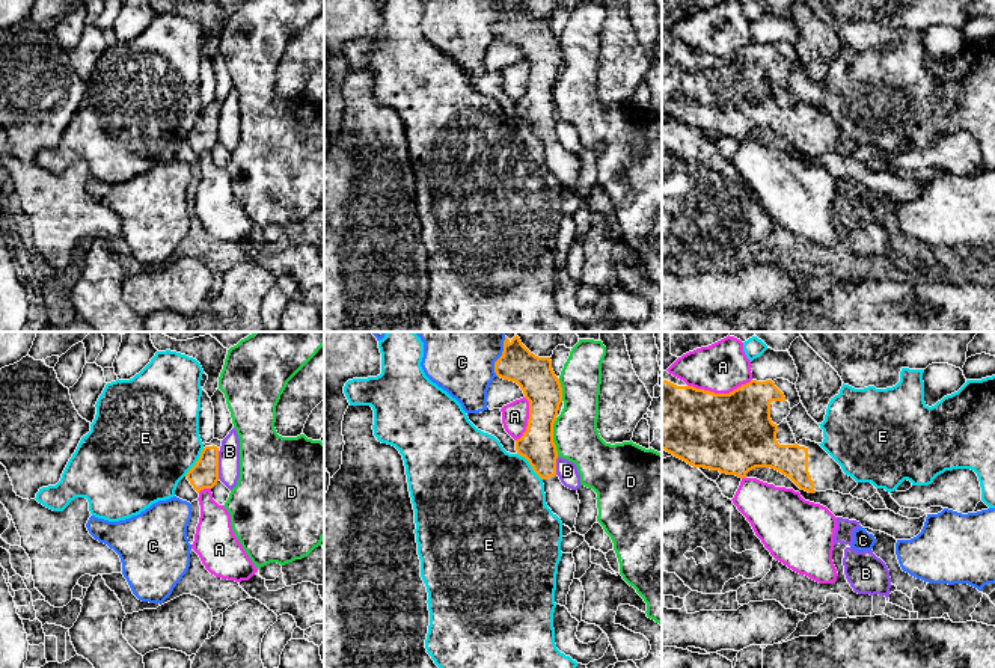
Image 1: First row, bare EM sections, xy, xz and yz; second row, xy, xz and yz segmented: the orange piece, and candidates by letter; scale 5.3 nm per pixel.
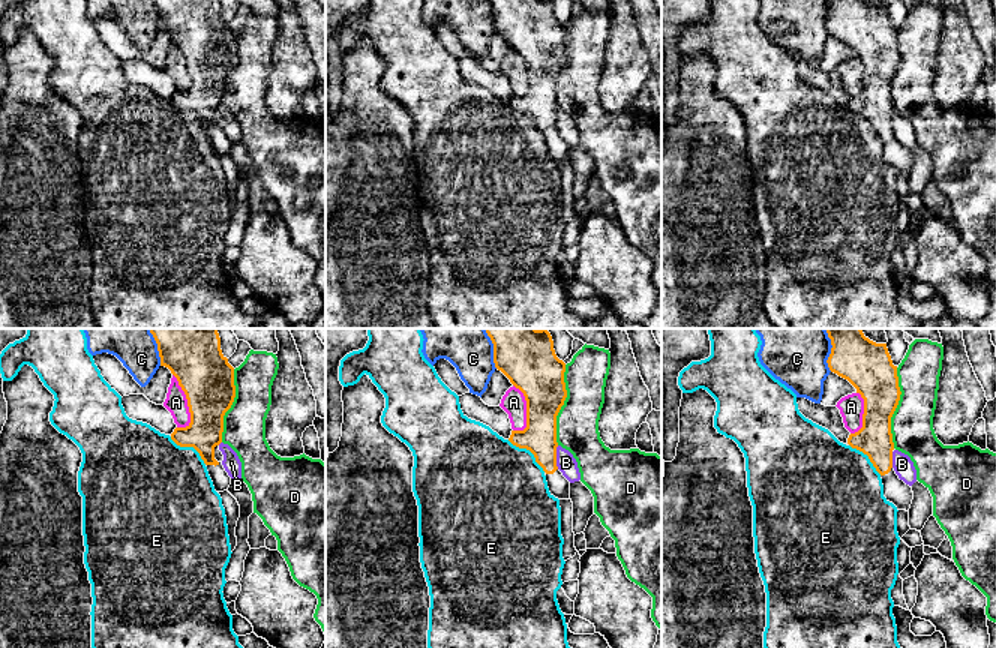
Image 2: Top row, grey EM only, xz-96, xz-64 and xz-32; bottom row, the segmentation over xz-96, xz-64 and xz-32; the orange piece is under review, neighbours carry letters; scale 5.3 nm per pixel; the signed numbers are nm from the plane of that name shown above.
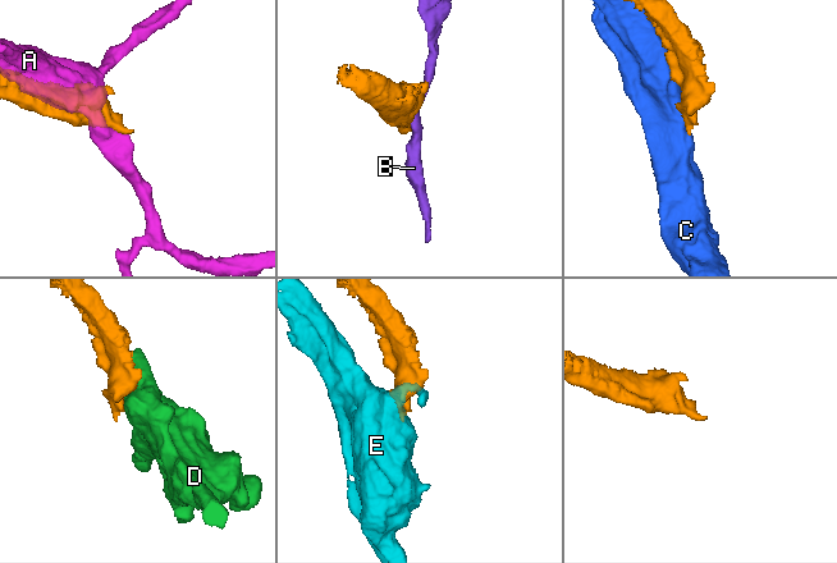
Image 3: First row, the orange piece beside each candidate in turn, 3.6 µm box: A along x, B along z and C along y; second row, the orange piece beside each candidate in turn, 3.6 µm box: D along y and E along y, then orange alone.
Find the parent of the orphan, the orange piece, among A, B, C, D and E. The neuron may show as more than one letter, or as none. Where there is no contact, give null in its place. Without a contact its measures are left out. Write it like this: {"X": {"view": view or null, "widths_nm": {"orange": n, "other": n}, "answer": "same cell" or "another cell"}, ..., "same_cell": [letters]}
{"A": {"view": "yz", "widths_nm": {"orange": 440, "other": 280}, "answer": "another cell"}, "B": {"view": "xy", "widths_nm": {"orange": 150, "other": 110}, "answer": "another cell"}, "C": {"view": "xz", "widths_nm": {"orange": 200, "other": 320}, "answer": "another cell"}, "D": {"view": "xz", "widths_nm": {"orange": 190, "other": 240}, "answer": "another cell"}, "E": {"view": "xz", "widths_nm": {"orange": 180, "other": 480}, "answer": "another cell"}, "same_cell": []}

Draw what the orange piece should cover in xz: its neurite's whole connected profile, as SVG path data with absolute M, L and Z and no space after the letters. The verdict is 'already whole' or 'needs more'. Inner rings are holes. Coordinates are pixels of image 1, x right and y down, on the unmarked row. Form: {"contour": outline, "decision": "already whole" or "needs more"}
{"contour": "M505 0L502 18L494 24L494 35L504 42L517 45L529 63L528 89L516 103L516 113L543 142L547 169L562 187L576 195L580 166L577 152L565 149L556 137L553 86L562 65L562 50L552 32L550 20L535 18L520 0L511 3Z", "decision": "needs more"}

